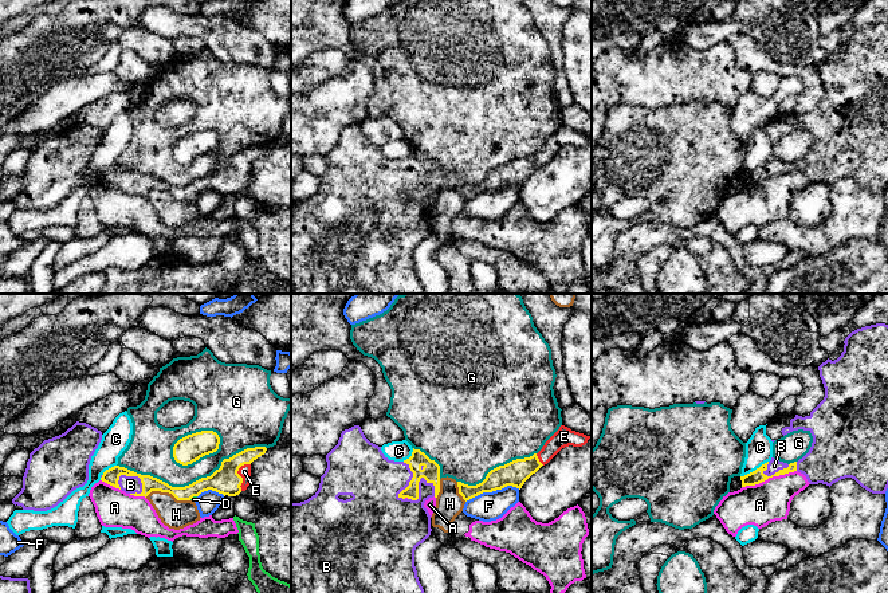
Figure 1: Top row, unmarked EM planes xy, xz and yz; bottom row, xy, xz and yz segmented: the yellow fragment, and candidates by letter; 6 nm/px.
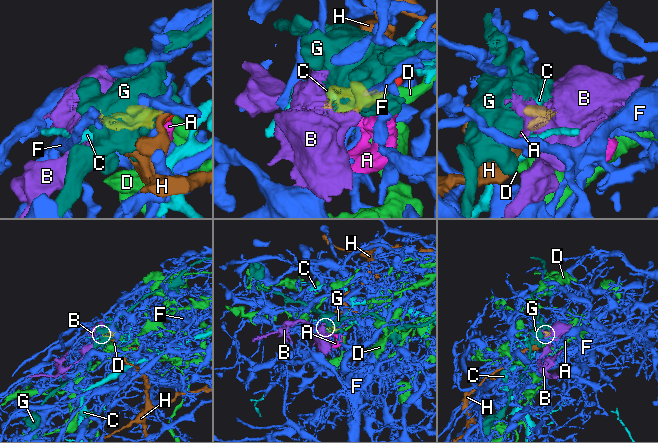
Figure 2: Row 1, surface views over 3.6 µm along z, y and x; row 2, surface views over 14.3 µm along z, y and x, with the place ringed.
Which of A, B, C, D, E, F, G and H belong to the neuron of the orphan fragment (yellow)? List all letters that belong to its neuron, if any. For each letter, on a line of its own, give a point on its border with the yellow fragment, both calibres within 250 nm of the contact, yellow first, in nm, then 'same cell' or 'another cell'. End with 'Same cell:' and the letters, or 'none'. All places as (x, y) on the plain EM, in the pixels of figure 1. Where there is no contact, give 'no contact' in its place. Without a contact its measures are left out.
A: yz (769, 176) | 90/240 nm | another cell
B: xy (134, 175) | 90/110 nm | same cell
C: yz (755, 169) | 90/160 nm | another cell
D: xy (192, 196) | 170/30 nm | another cell
E: xy (238, 173) | 170/80 nm | same cell
F: xz (492, 189) | 150/180 nm | another cell
G: xy (193, 181) | 170/190 nm | another cell
H: xy (168, 191) | 90/180 nm | another cell
Same cell: B, E

